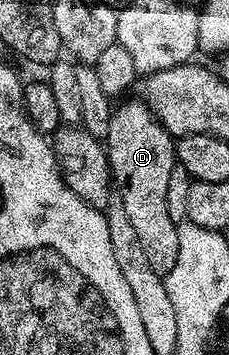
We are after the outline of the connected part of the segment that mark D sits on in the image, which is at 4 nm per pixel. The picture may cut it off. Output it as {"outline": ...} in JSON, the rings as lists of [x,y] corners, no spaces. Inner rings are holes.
{"outline":[[[139,99],[125,100],[124,106],[117,108],[110,119],[110,131],[106,138],[108,151],[108,169],[114,178],[115,188],[118,190],[118,199],[122,207],[126,207],[126,216],[130,218],[130,224],[134,226],[134,232],[138,234],[138,240],[142,242],[142,251],[146,254],[146,260],[150,262],[150,268],[158,274],[166,274],[174,268],[174,262],[178,259],[178,231],[177,224],[170,219],[167,210],[166,193],[169,186],[170,173],[176,164],[176,143],[171,133],[162,127],[162,123],[147,105]]]}

